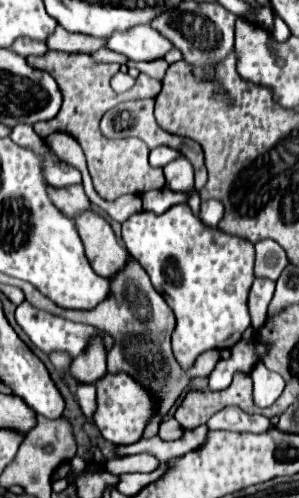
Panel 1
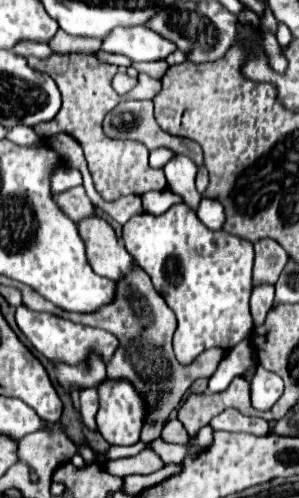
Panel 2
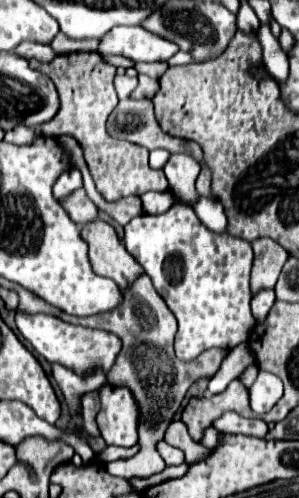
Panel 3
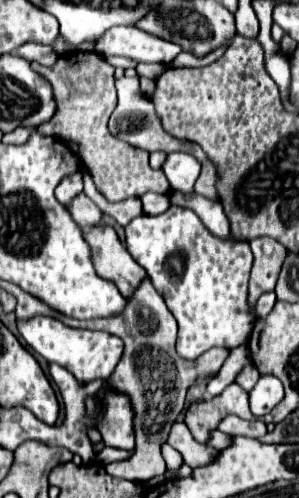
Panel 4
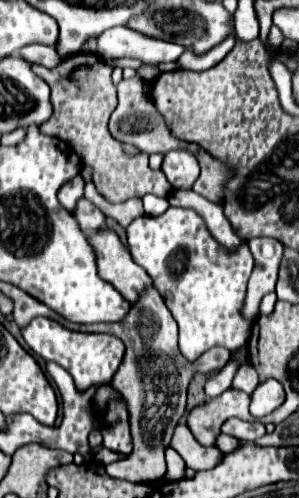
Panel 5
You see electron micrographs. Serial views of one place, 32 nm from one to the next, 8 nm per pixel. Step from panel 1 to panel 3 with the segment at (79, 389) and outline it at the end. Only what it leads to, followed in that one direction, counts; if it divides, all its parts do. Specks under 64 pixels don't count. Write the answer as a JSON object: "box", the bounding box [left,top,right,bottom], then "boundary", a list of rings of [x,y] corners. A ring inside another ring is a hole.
{"box":[81,392,100,437],"boundary":[[[88,392],[81,398],[81,418],[83,420],[83,428],[90,436],[97,437],[100,435],[98,426],[94,422],[96,412],[100,410],[100,402],[98,402],[98,392]]]}

